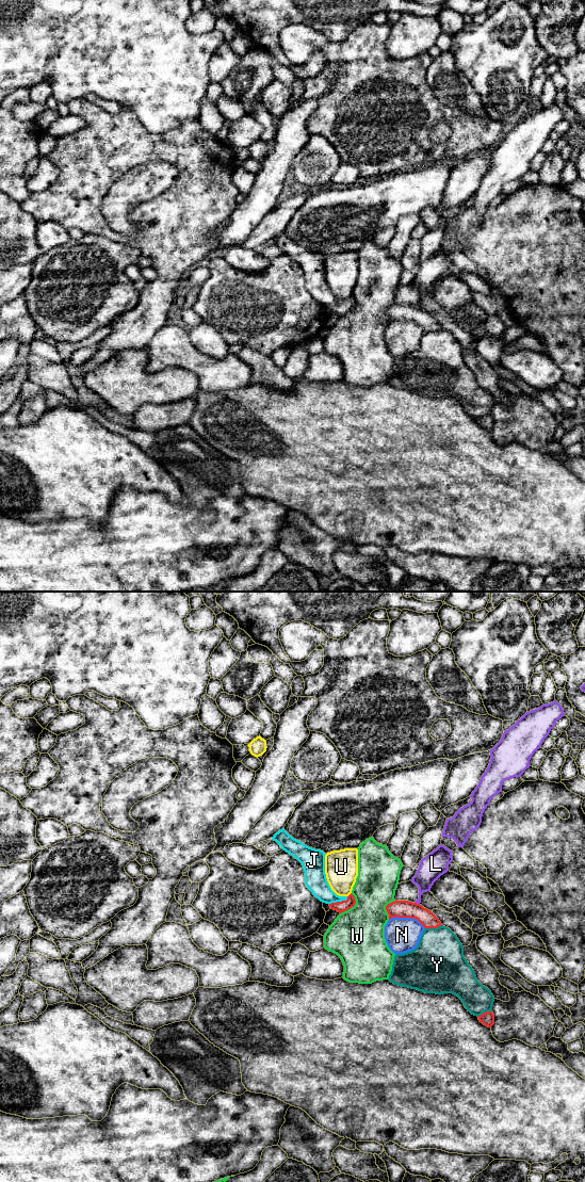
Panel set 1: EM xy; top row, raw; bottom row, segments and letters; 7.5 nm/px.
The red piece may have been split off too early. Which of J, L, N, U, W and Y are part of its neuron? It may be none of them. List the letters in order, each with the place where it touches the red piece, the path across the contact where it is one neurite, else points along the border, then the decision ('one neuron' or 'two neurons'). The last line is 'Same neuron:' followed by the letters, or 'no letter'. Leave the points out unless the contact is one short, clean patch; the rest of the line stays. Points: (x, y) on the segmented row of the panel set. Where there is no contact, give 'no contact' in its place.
J: contact xy (339, 902); way xy (342, 906), (339, 902), (315, 880); one neuron
L: contact xy (416, 903); two neurons
N: contact xy (407, 917); two neurons
U: contact xy (350, 894); two neurons
W: contact xy (353, 906); two neurons
Y: contact xy (433, 927); two neurons
Same neuron: J

